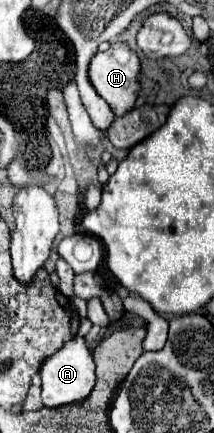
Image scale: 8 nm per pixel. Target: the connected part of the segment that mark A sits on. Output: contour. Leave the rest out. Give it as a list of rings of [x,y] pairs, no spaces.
[[[73,337],[55,353],[49,357],[41,367],[41,379],[43,379],[43,405],[45,407],[61,407],[69,403],[77,403],[89,397],[89,393],[95,387],[95,363],[93,355],[89,353],[83,337]]]

